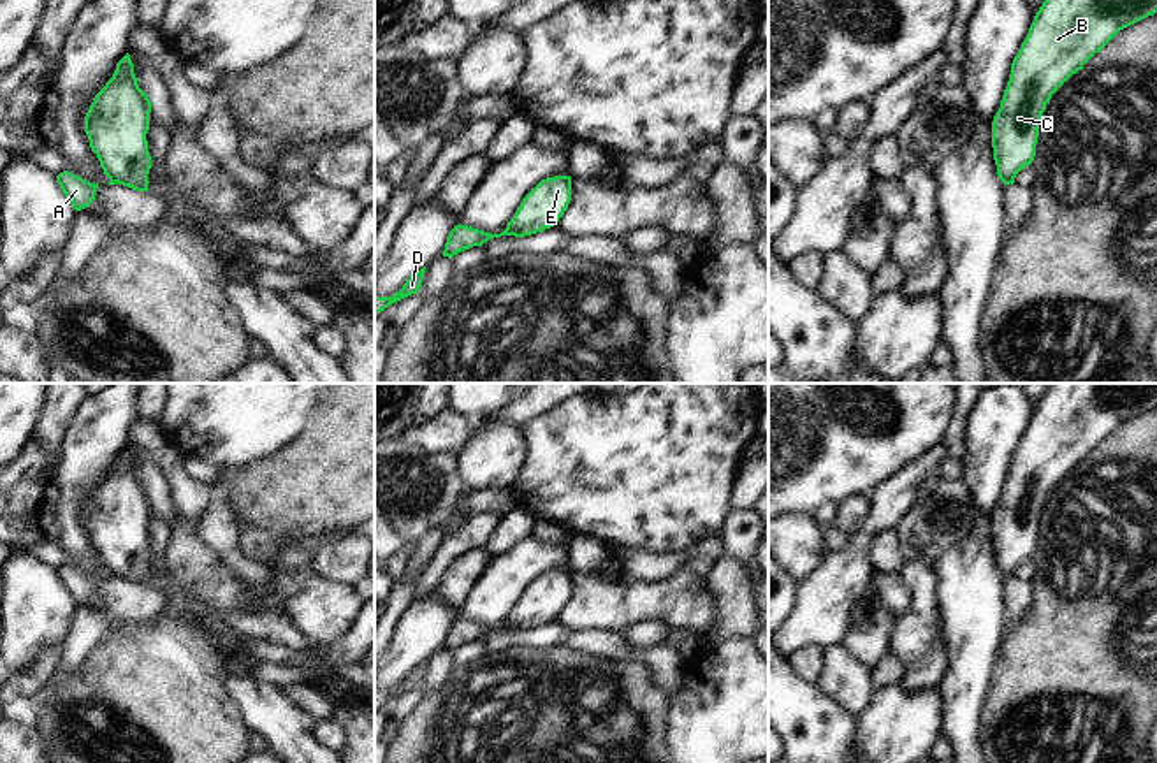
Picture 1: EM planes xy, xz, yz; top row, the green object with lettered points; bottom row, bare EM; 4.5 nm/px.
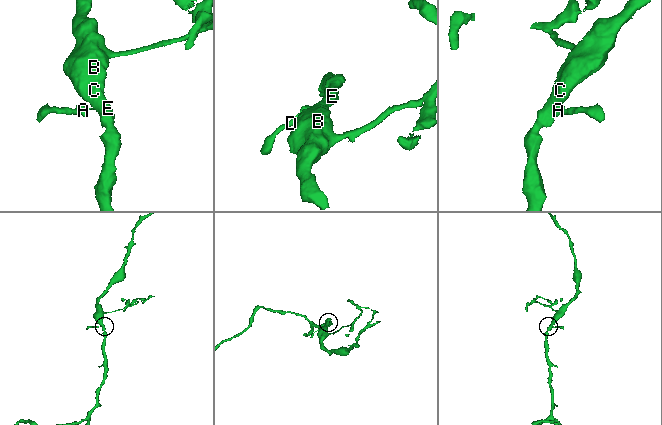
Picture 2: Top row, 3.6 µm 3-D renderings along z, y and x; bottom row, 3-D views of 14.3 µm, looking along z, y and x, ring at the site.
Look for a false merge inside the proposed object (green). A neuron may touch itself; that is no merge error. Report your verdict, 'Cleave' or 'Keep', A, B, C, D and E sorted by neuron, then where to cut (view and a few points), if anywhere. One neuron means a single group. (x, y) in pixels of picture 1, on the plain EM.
Cleave. Groups: A D / B C E. Split along xz (505, 623), (510, 628)

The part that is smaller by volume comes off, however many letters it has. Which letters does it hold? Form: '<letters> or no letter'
A, D

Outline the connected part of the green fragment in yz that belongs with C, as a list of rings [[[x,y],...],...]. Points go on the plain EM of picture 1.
[[[1050,383],[1011,457],[1001,501],[992,515],[997,570],[1006,578],[1032,557],[1039,517],[1051,489],[1120,424],[1157,406],[1157,383]]]

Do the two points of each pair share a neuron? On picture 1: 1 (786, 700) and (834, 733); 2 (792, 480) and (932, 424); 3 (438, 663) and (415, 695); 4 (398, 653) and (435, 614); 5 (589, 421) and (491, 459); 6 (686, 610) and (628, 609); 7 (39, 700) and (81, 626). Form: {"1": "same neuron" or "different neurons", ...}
{"1": "same neuron", "2": "same neuron", "3": "same neuron", "4": "same neuron", "5": "different neurons", "6": "same neuron", "7": "same neuron"}

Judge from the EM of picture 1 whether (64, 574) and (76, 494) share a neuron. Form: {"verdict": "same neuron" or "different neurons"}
{"verdict": "different neurons"}

